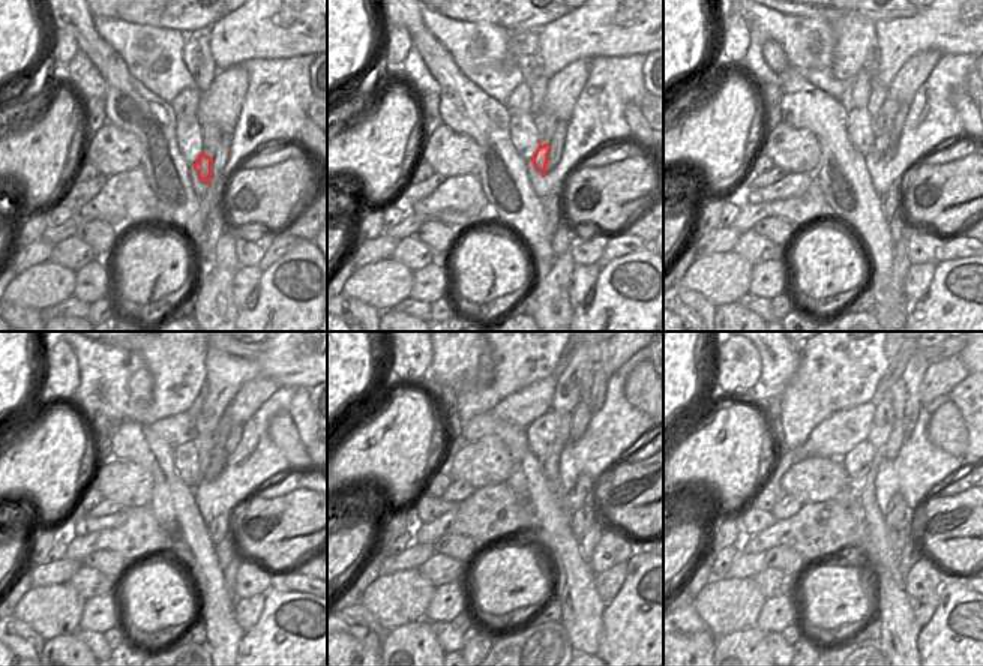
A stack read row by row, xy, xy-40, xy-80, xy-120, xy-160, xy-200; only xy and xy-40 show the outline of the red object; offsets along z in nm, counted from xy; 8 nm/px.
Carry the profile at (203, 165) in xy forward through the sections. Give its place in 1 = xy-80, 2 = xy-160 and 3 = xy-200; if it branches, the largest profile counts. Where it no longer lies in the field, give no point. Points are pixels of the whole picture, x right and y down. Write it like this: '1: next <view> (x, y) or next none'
1: next xy-80 (881, 143)
2: next xy-160 (556, 446)
3: next xy-200 (898, 437)

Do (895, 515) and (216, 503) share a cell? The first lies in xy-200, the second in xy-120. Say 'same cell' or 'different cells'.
different cells

